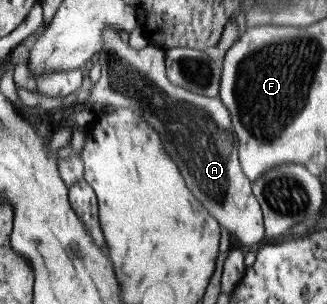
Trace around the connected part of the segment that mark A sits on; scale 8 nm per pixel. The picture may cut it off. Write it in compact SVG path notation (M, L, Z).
M104 26L102 30L103 49L99 50L98 59L102 66L102 75L98 82L93 85L89 99L84 106L94 108L96 103L110 104L114 108L132 109L133 113L139 114L148 125L152 125L166 149L166 153L175 161L180 169L180 176L185 180L188 190L192 195L211 213L212 217L220 223L223 229L228 229L233 237L236 237L246 248L251 248L262 242L266 235L264 227L264 215L260 203L256 197L252 197L252 183L240 167L238 148L240 141L234 131L229 110L223 105L218 97L206 97L192 91L184 90L173 85L167 79L165 71L165 51L154 46L146 46L144 49L134 50L133 47L124 43L116 30Z

